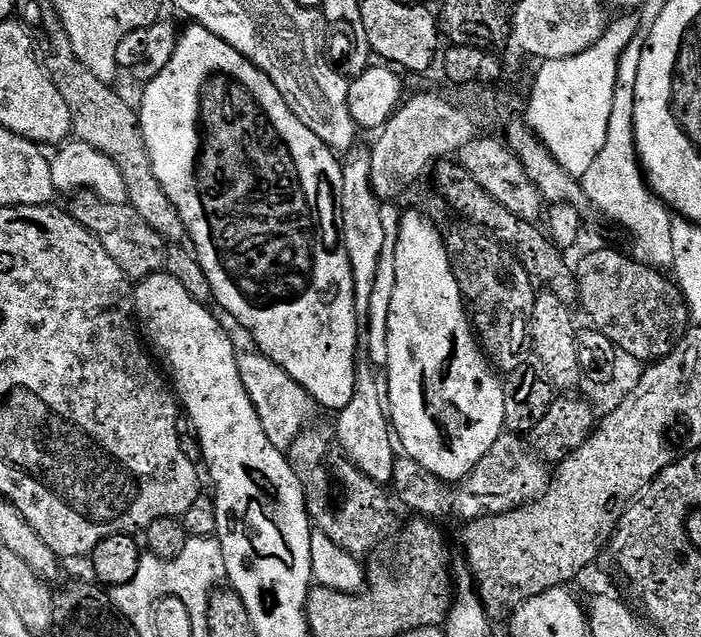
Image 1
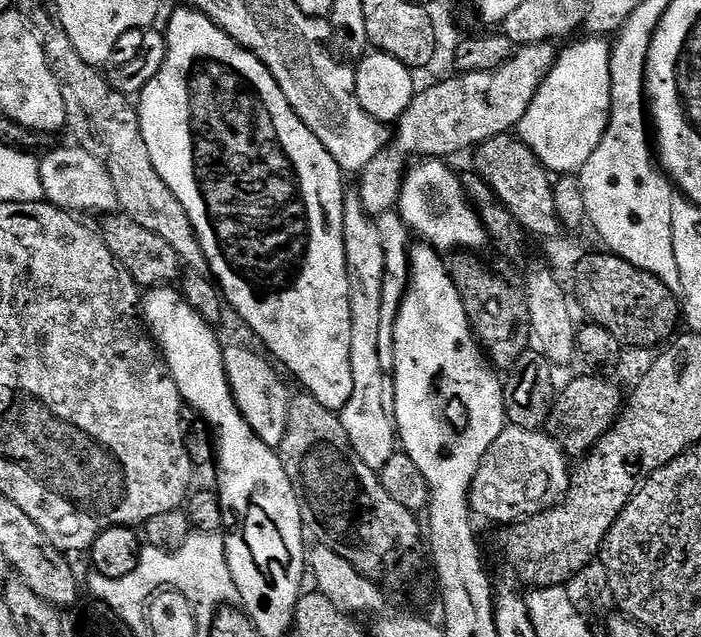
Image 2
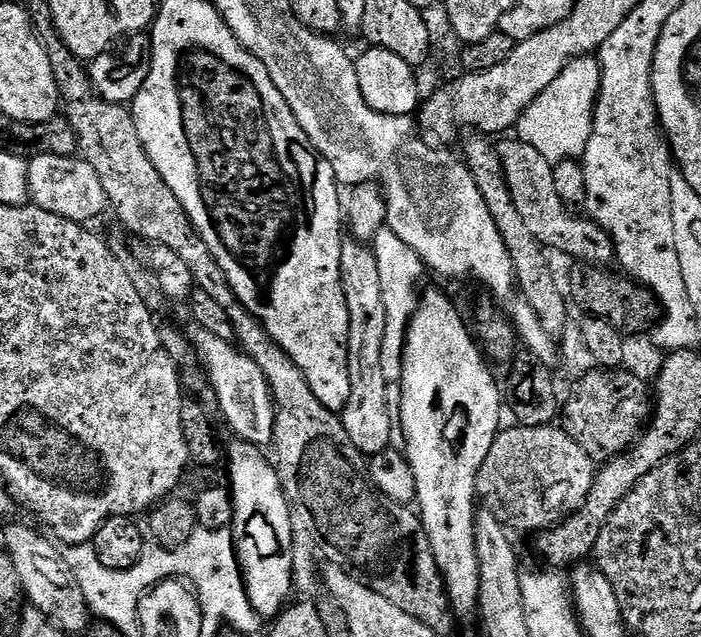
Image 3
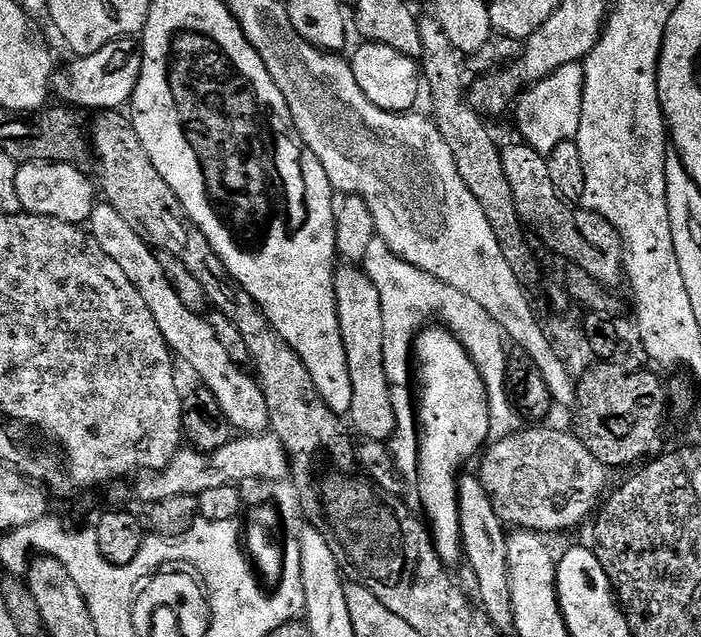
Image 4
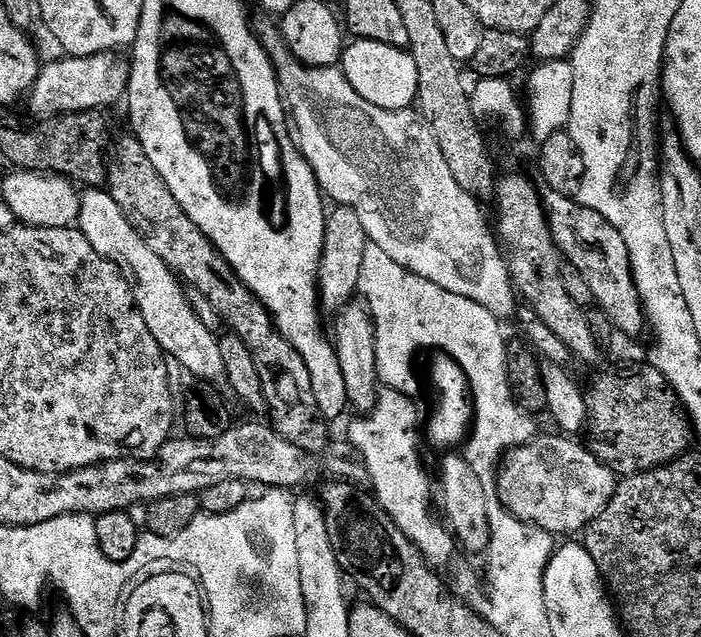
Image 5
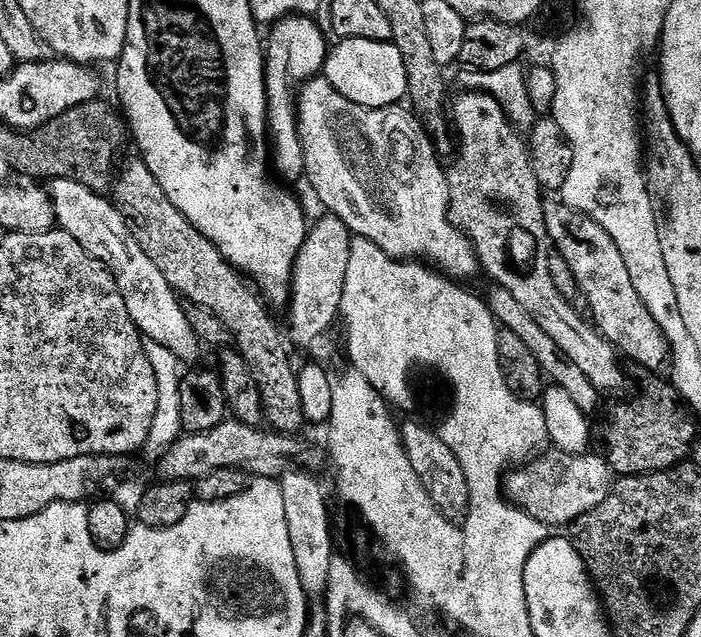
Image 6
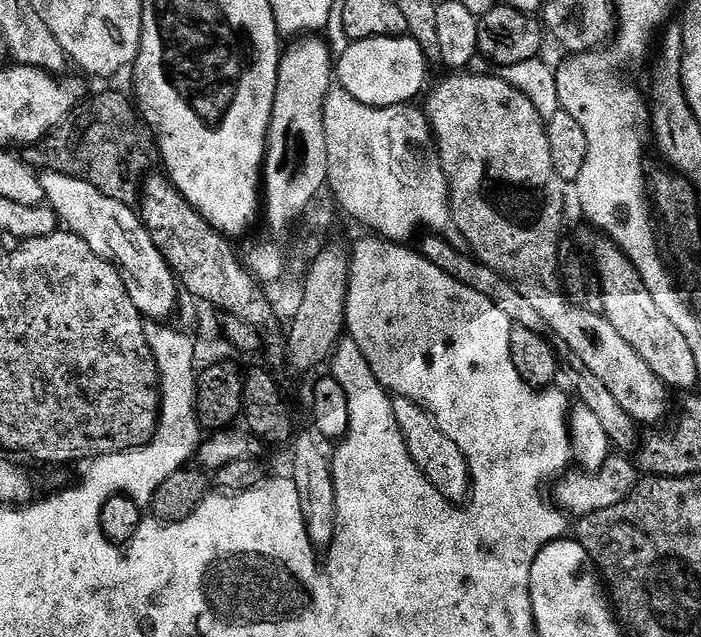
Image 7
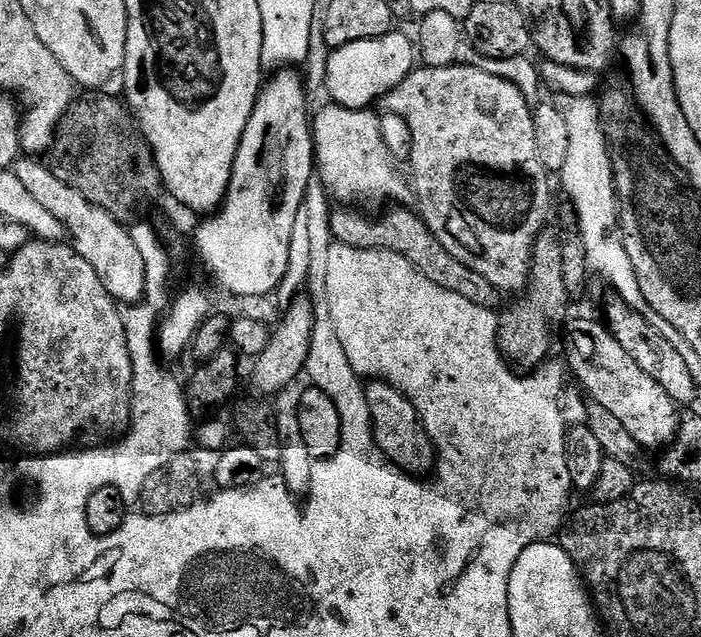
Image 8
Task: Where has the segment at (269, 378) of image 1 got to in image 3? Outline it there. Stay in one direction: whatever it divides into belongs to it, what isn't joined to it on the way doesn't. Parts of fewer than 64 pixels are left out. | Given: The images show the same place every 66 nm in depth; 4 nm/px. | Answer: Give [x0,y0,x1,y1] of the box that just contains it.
[186,327,276,445]

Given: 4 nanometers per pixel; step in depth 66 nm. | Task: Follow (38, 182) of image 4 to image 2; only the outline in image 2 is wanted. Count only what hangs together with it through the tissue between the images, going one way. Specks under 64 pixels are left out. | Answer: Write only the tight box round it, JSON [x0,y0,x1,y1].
[39,146,119,214]

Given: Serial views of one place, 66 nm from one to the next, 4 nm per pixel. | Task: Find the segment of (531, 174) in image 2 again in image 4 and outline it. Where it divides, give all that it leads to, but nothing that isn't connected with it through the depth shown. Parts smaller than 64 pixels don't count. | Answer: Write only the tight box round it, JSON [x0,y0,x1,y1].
[500,142,626,290]

